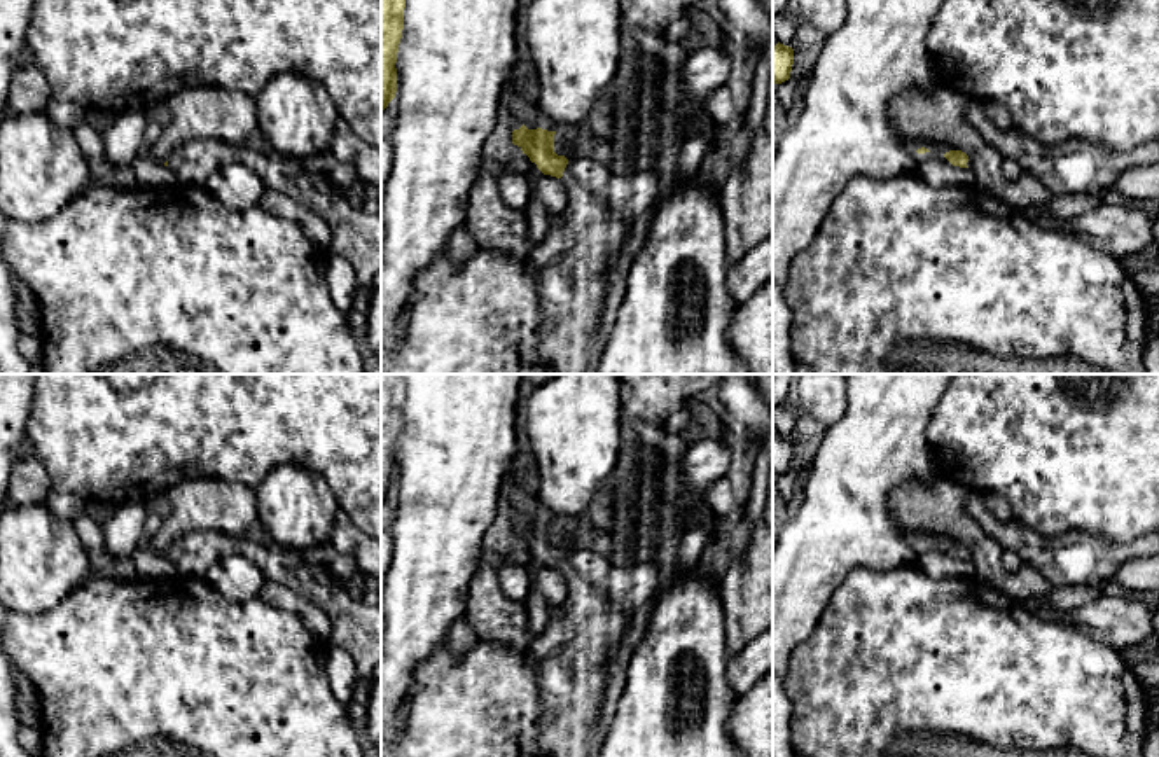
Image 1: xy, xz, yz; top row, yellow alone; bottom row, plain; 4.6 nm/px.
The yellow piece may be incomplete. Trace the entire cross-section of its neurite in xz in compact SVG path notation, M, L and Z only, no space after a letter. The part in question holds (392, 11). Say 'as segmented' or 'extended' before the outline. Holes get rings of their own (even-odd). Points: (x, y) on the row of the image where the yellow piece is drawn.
as segmented | M381 0L381 114L397 93L397 52L404 30L406 0Z

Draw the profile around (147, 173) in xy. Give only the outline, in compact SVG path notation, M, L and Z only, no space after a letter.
M145 152L133 164L136 187L170 187L177 184L177 175L164 164L152 163Z

